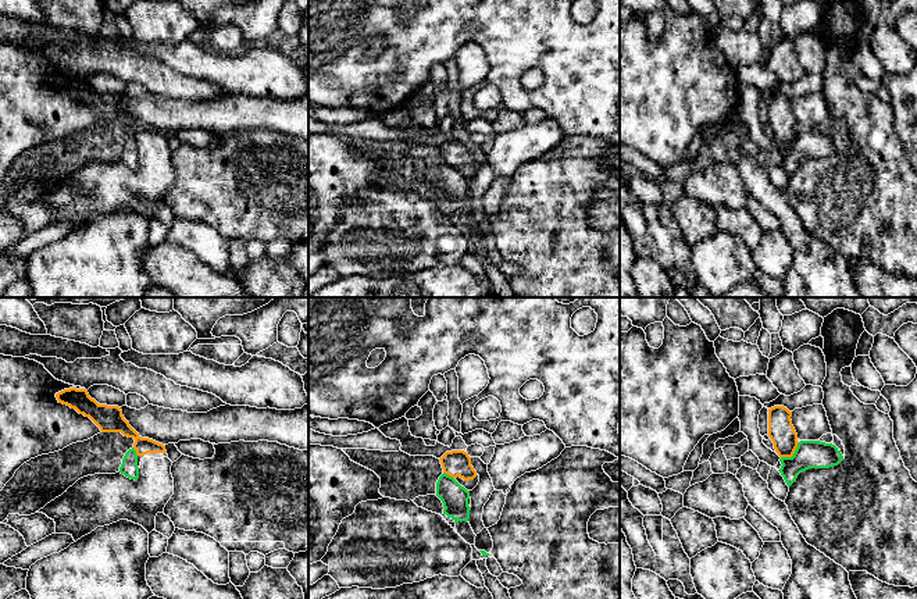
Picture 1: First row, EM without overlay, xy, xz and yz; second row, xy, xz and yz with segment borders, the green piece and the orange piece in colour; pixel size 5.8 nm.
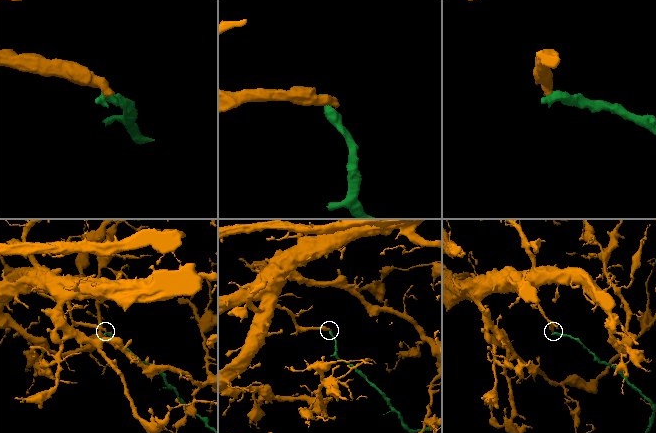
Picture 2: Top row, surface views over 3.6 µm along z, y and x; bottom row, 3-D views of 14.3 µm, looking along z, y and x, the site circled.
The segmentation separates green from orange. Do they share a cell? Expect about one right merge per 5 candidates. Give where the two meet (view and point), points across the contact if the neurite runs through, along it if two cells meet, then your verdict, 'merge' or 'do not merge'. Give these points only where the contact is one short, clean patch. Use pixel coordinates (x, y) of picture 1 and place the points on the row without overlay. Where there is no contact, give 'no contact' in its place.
yz (794, 143) | along yz (799, 131), (791, 145), (781, 146) | do not merge

